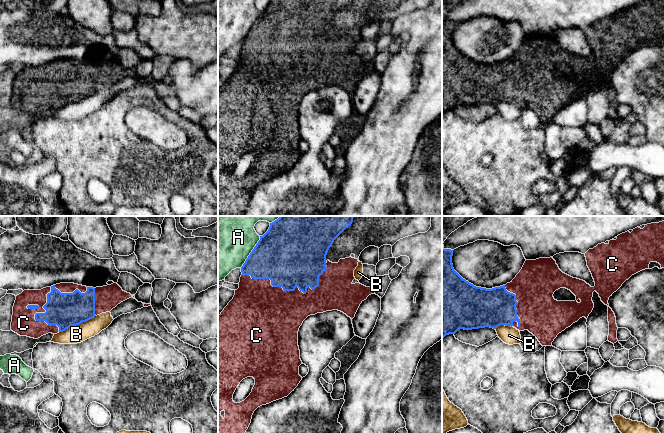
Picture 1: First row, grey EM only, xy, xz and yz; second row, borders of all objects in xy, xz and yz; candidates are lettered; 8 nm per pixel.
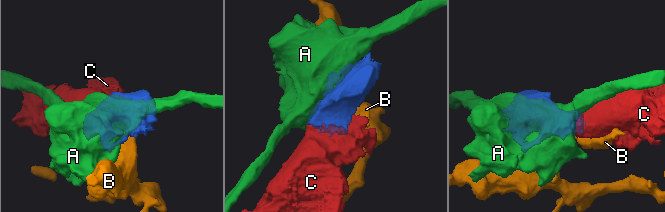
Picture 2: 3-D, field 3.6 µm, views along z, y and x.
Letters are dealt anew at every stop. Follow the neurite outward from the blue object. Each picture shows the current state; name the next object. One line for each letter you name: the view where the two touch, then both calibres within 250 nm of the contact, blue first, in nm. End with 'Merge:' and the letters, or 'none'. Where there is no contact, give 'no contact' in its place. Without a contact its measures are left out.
C: meets blue in xz; 460 nm thick on the blue side, 460 nm on the other
Merge: C

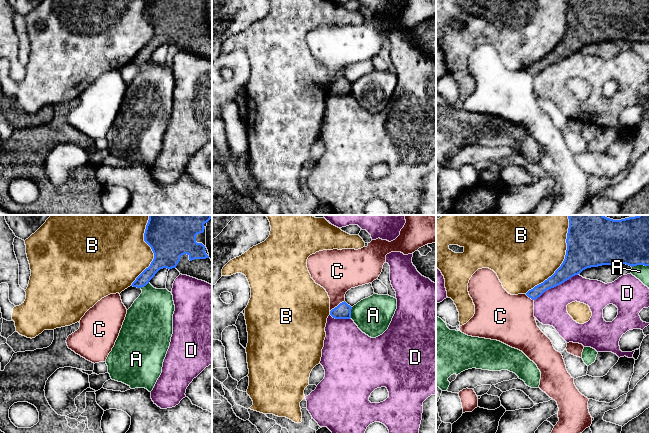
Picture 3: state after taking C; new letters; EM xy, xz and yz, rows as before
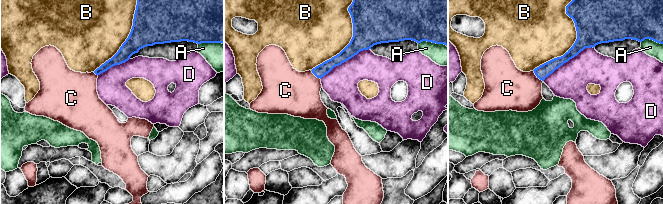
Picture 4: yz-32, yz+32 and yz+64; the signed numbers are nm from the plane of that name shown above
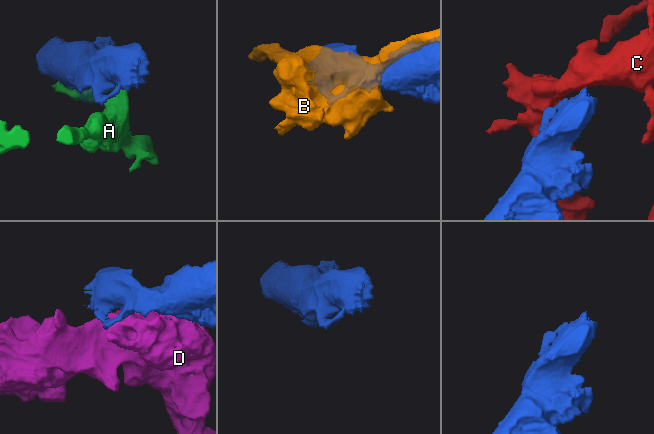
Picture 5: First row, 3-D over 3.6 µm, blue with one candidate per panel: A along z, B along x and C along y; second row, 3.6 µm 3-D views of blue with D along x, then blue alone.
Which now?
Merge: none

